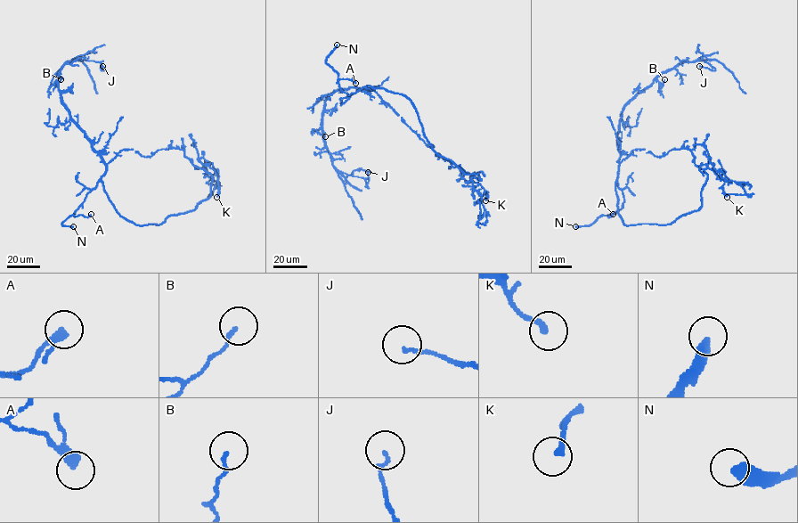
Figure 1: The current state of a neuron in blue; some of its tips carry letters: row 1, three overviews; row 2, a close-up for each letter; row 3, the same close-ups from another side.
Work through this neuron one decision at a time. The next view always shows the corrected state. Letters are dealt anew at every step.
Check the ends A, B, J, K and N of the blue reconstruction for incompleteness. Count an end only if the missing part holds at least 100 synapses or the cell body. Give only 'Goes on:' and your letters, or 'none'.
Goes on: N

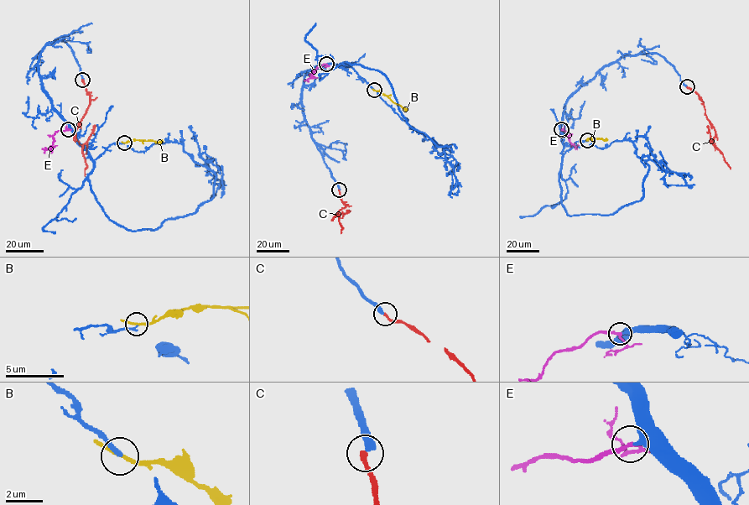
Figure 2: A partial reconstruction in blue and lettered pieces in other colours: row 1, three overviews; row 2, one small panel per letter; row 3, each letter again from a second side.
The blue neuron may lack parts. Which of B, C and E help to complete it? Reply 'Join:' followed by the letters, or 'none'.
Join: E

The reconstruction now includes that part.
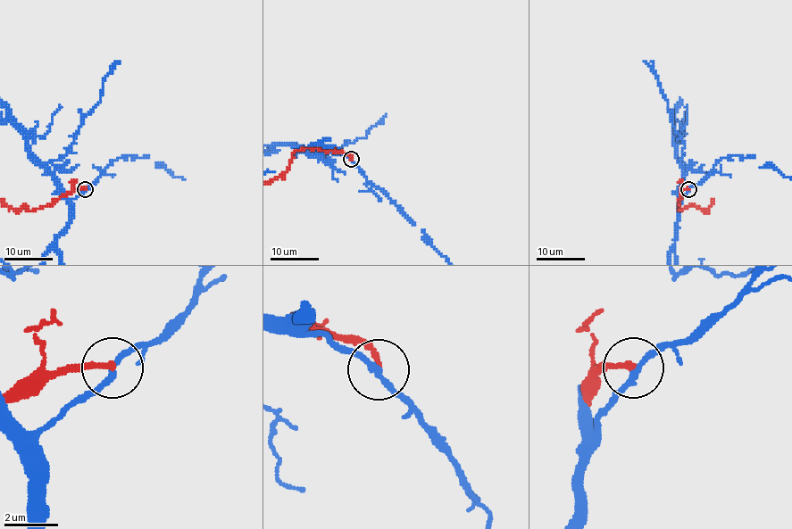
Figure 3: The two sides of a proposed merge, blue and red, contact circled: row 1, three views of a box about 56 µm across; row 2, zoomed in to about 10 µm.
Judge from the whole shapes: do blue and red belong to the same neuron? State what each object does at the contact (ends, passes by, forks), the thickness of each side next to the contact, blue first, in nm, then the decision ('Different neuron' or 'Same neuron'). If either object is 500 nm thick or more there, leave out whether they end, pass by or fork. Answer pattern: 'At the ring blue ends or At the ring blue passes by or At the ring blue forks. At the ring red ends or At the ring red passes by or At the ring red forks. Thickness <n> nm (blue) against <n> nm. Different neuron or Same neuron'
At the ring blue passes by. At the ring red ends. Thickness 220 nm (blue) against 200 nm. Different neuron

